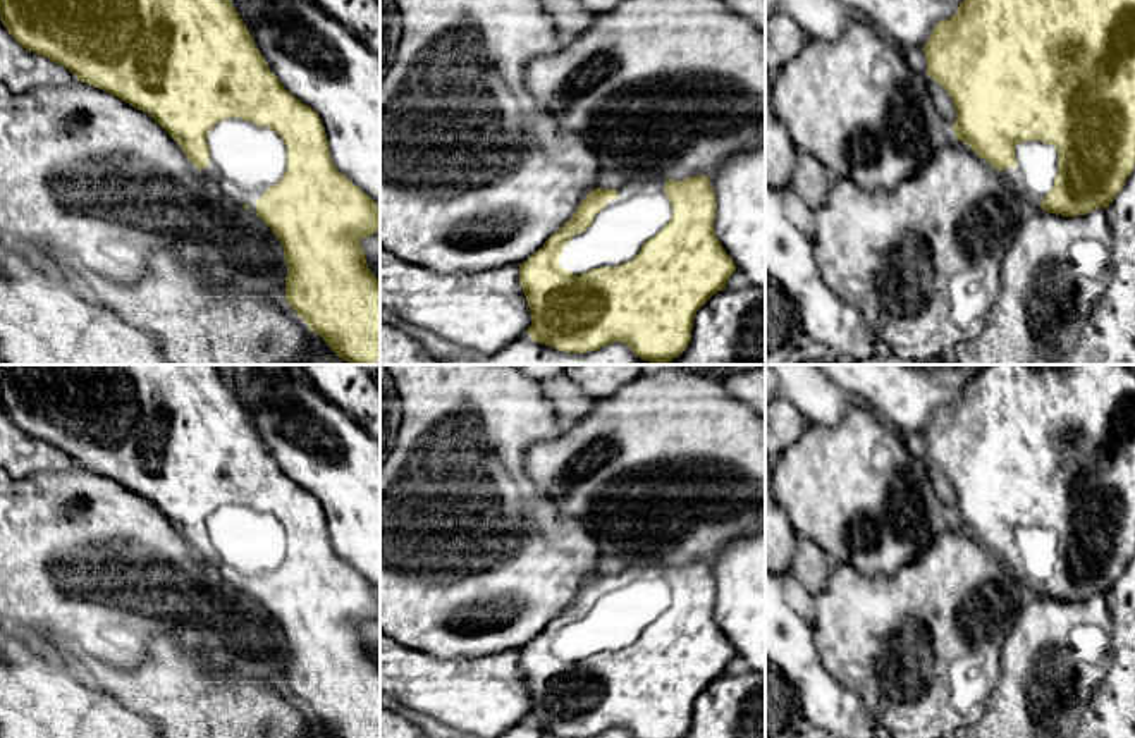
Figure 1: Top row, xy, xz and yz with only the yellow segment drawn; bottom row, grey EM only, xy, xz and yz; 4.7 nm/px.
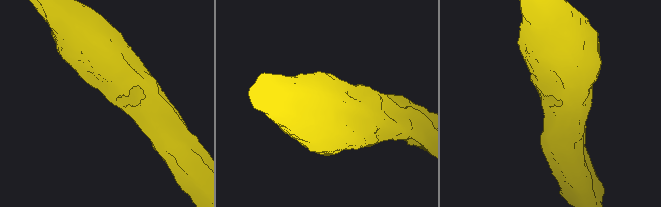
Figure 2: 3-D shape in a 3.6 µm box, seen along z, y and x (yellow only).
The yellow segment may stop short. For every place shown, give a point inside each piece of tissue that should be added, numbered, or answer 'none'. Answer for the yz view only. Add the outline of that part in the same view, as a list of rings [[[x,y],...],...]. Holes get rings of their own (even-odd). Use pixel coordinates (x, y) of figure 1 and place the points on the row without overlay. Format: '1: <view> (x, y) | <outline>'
1: yz (1036, 554) | [[[1042,526],[1018,528],[1015,533],[1015,554],[1001,559],[1020,576],[1028,592],[1039,592],[1052,575],[1058,559],[1058,537]]]

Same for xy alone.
1: xy (245, 546) | [[[230,502],[208,518],[208,552],[199,556],[218,569],[232,588],[248,590],[256,600],[255,588],[275,571],[287,554],[287,533],[270,513]]]

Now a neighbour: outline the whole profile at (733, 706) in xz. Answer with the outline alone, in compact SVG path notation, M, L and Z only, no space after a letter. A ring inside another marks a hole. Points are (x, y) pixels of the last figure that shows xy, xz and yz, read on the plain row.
M746 671L715 678L695 700L691 726L683 738L765 738L765 674Z

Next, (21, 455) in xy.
M0 406L0 470L24 478L41 471L69 471L74 466L77 463L65 452L19 430Z

